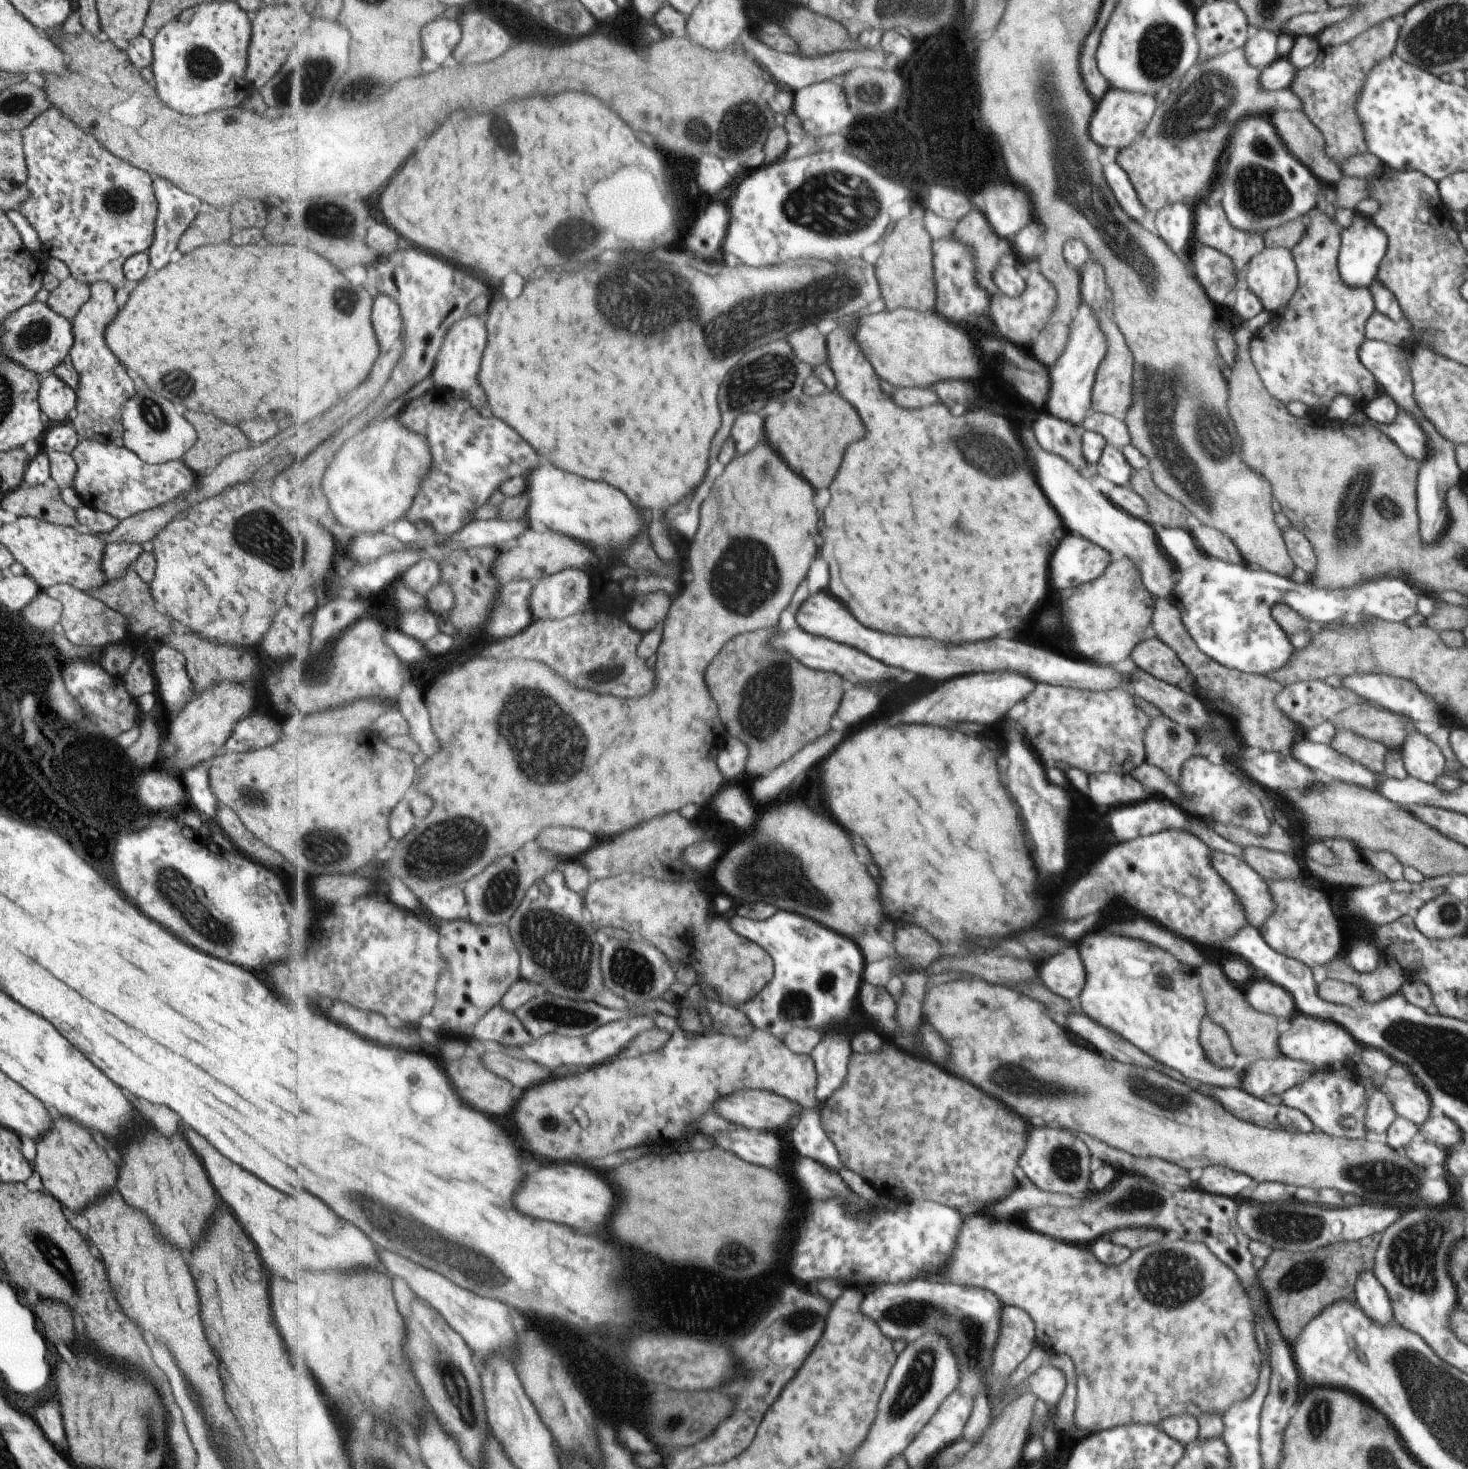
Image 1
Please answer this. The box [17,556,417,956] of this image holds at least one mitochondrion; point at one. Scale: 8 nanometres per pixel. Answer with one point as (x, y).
(174, 885)

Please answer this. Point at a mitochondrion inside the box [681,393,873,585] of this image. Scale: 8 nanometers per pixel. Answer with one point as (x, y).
(763, 477)

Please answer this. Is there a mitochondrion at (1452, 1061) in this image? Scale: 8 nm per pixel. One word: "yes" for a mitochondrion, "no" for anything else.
yes

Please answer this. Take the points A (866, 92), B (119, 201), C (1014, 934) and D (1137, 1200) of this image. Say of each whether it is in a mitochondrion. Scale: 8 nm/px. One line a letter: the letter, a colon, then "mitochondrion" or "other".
A: mitochondrion
B: mitochondrion
C: other
D: mitochondrion

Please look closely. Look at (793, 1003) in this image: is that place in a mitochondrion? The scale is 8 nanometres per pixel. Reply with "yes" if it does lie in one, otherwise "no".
yes

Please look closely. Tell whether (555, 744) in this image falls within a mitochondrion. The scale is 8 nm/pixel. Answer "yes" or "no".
yes

